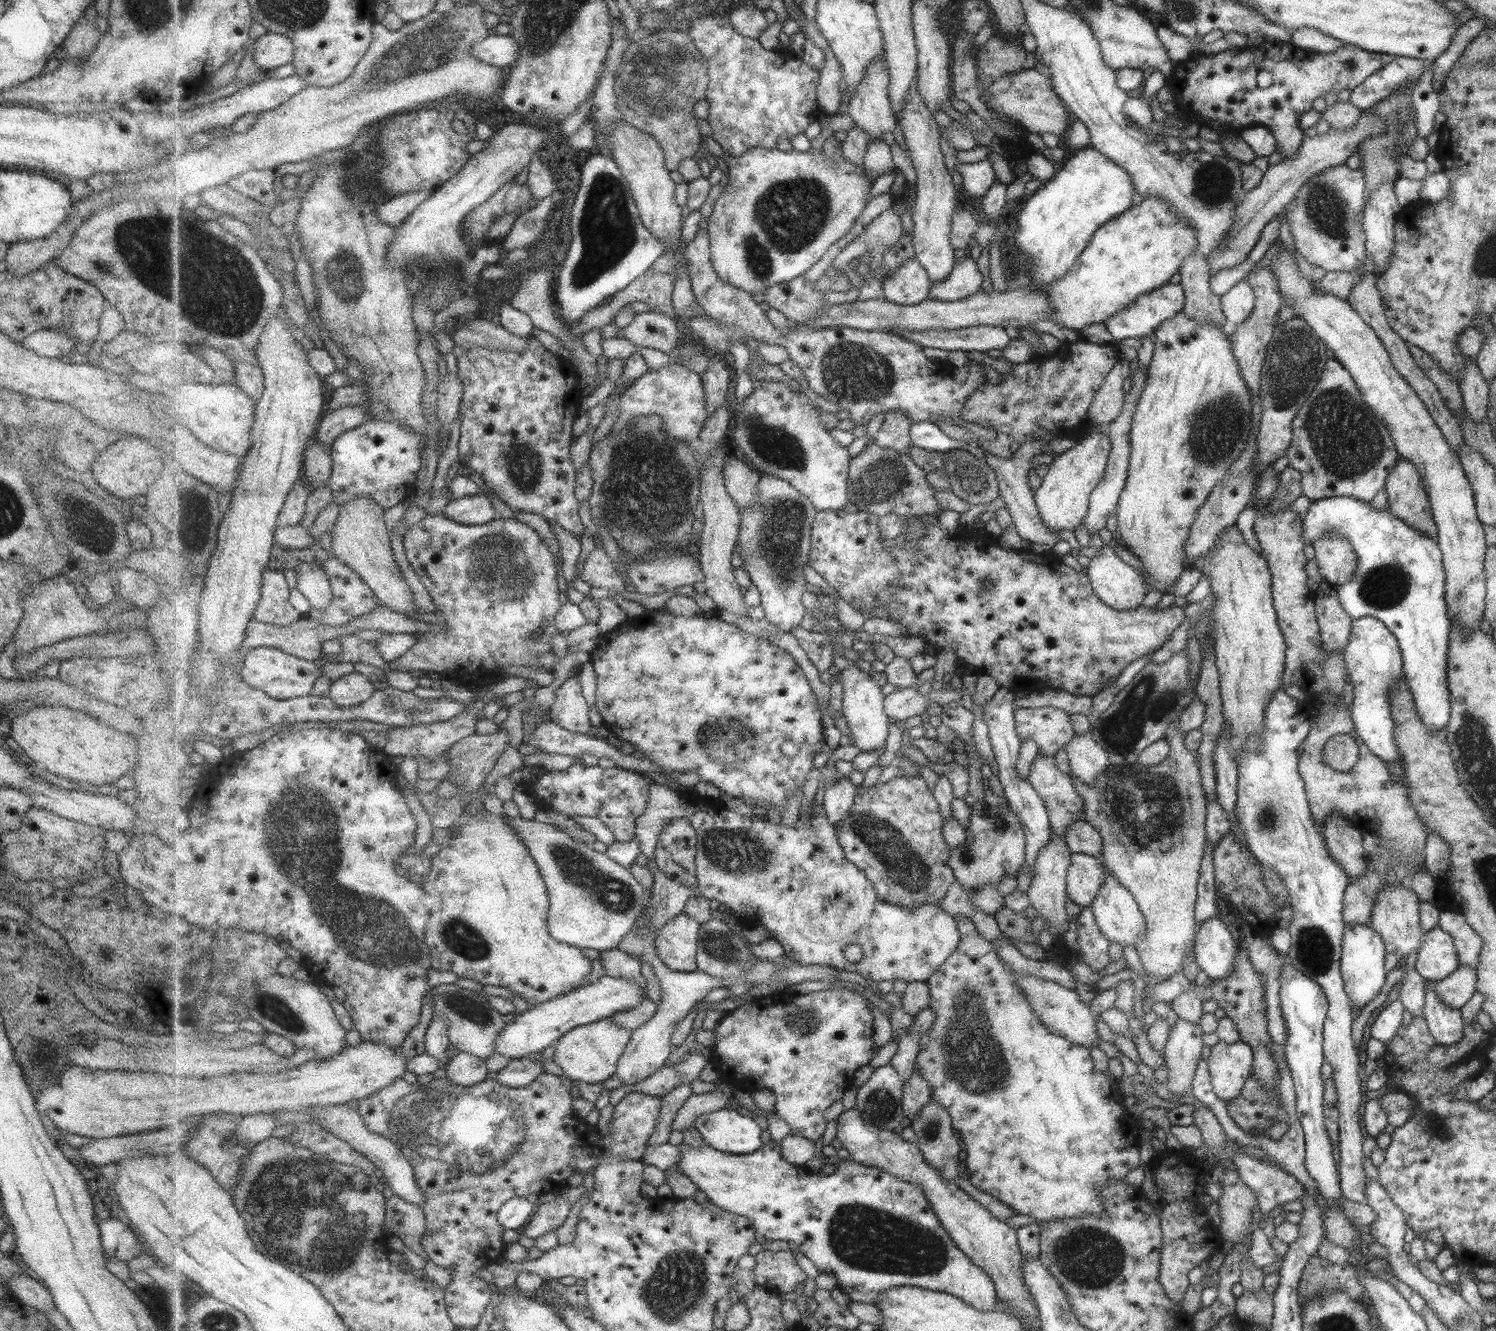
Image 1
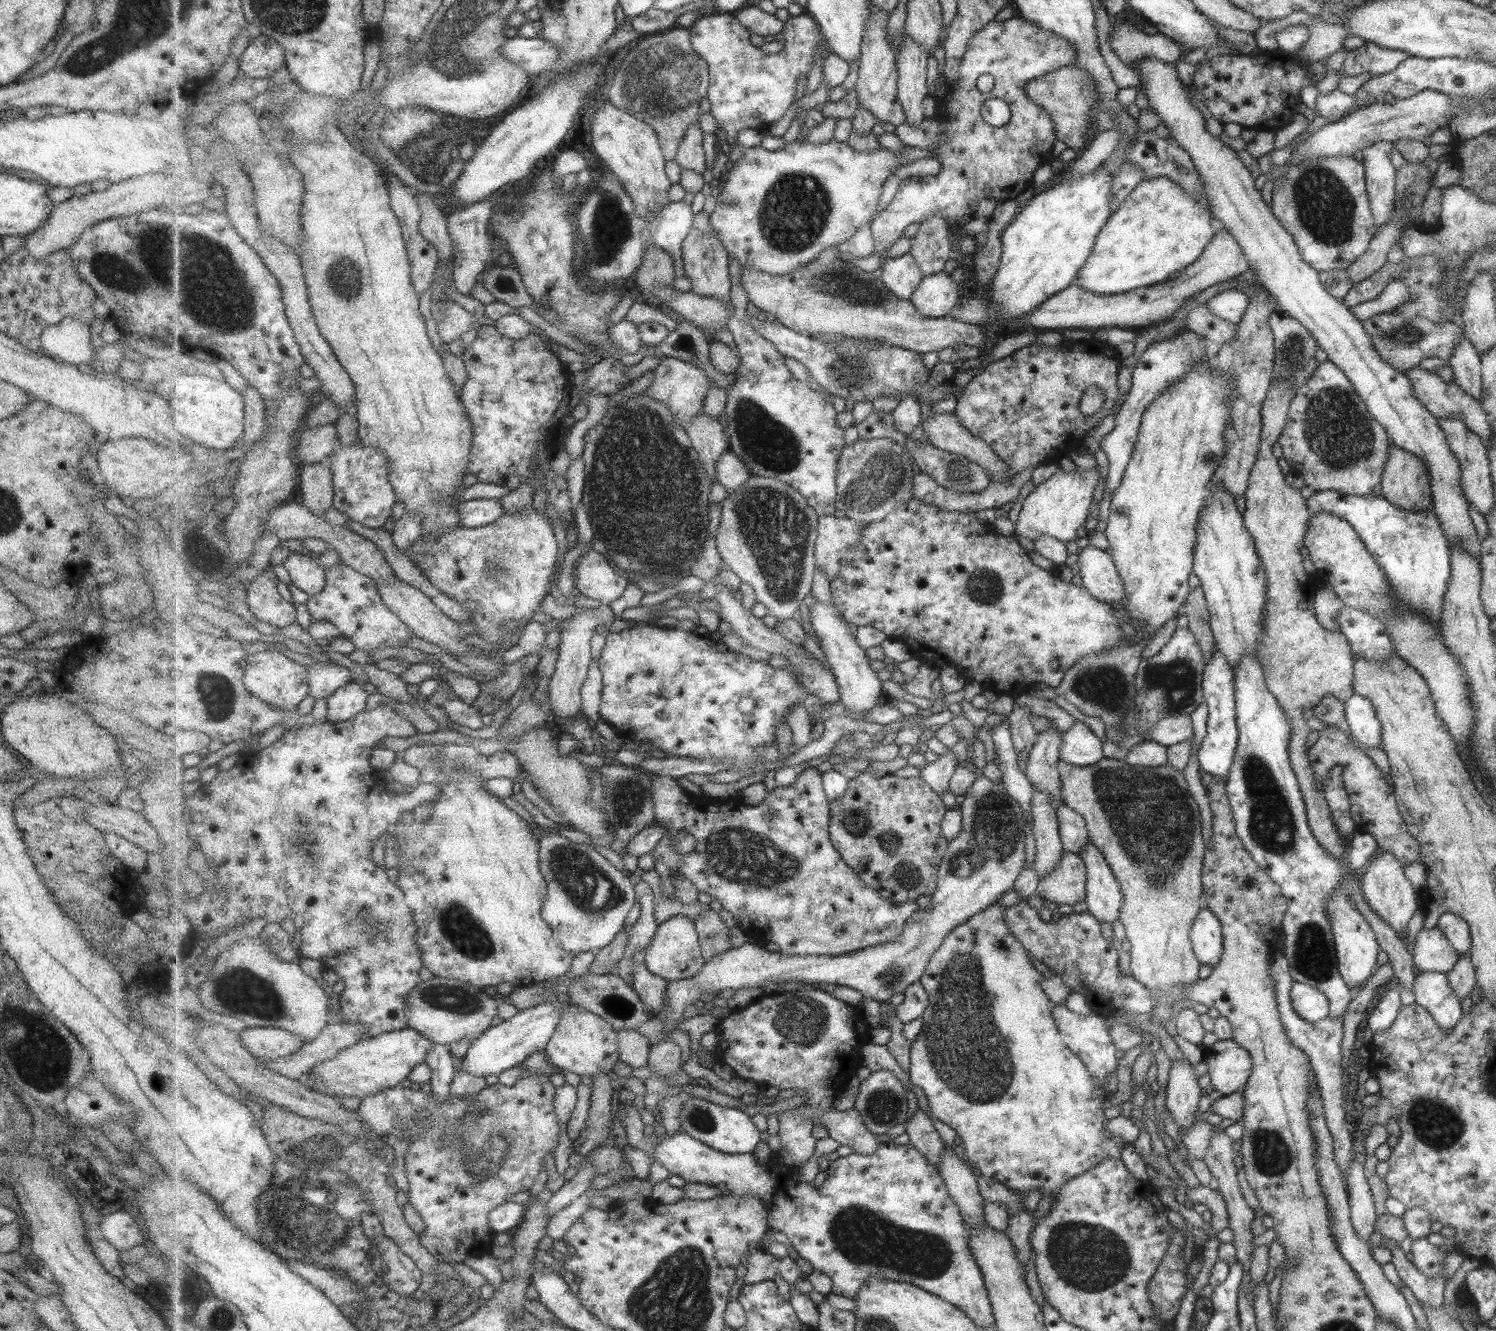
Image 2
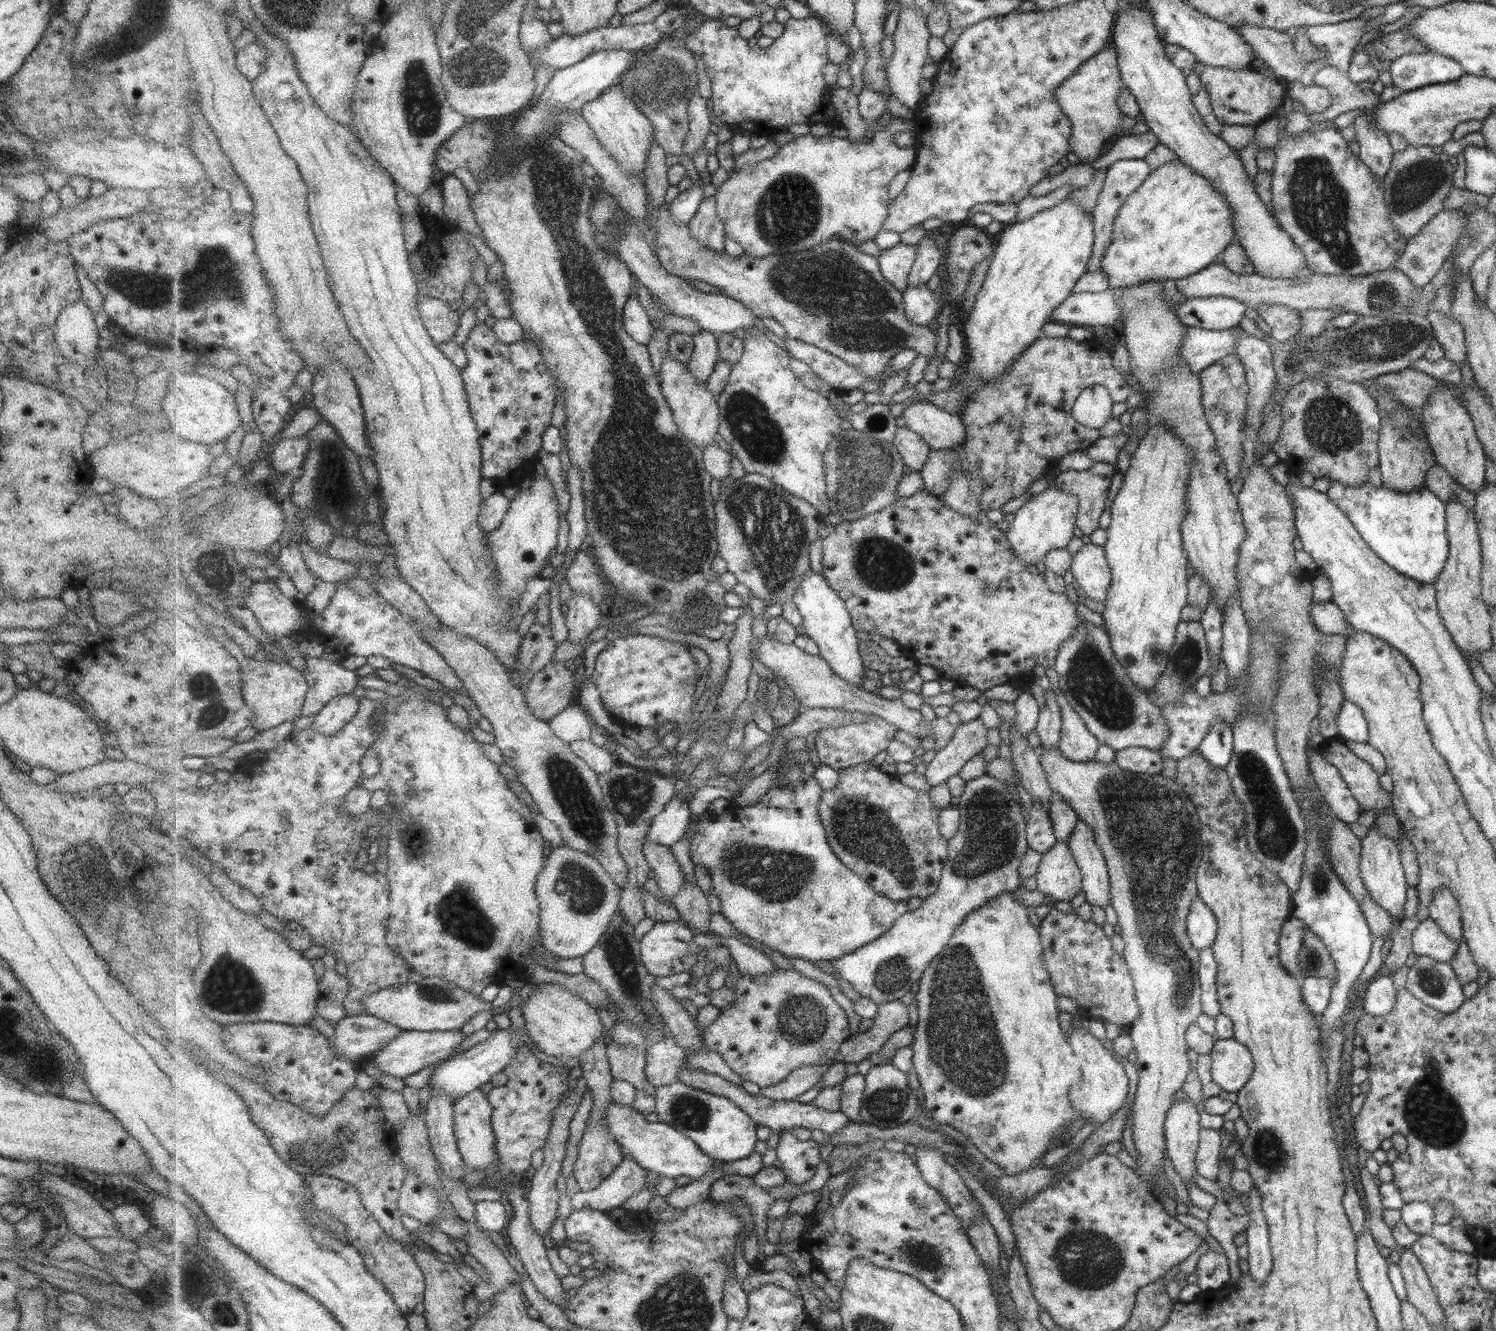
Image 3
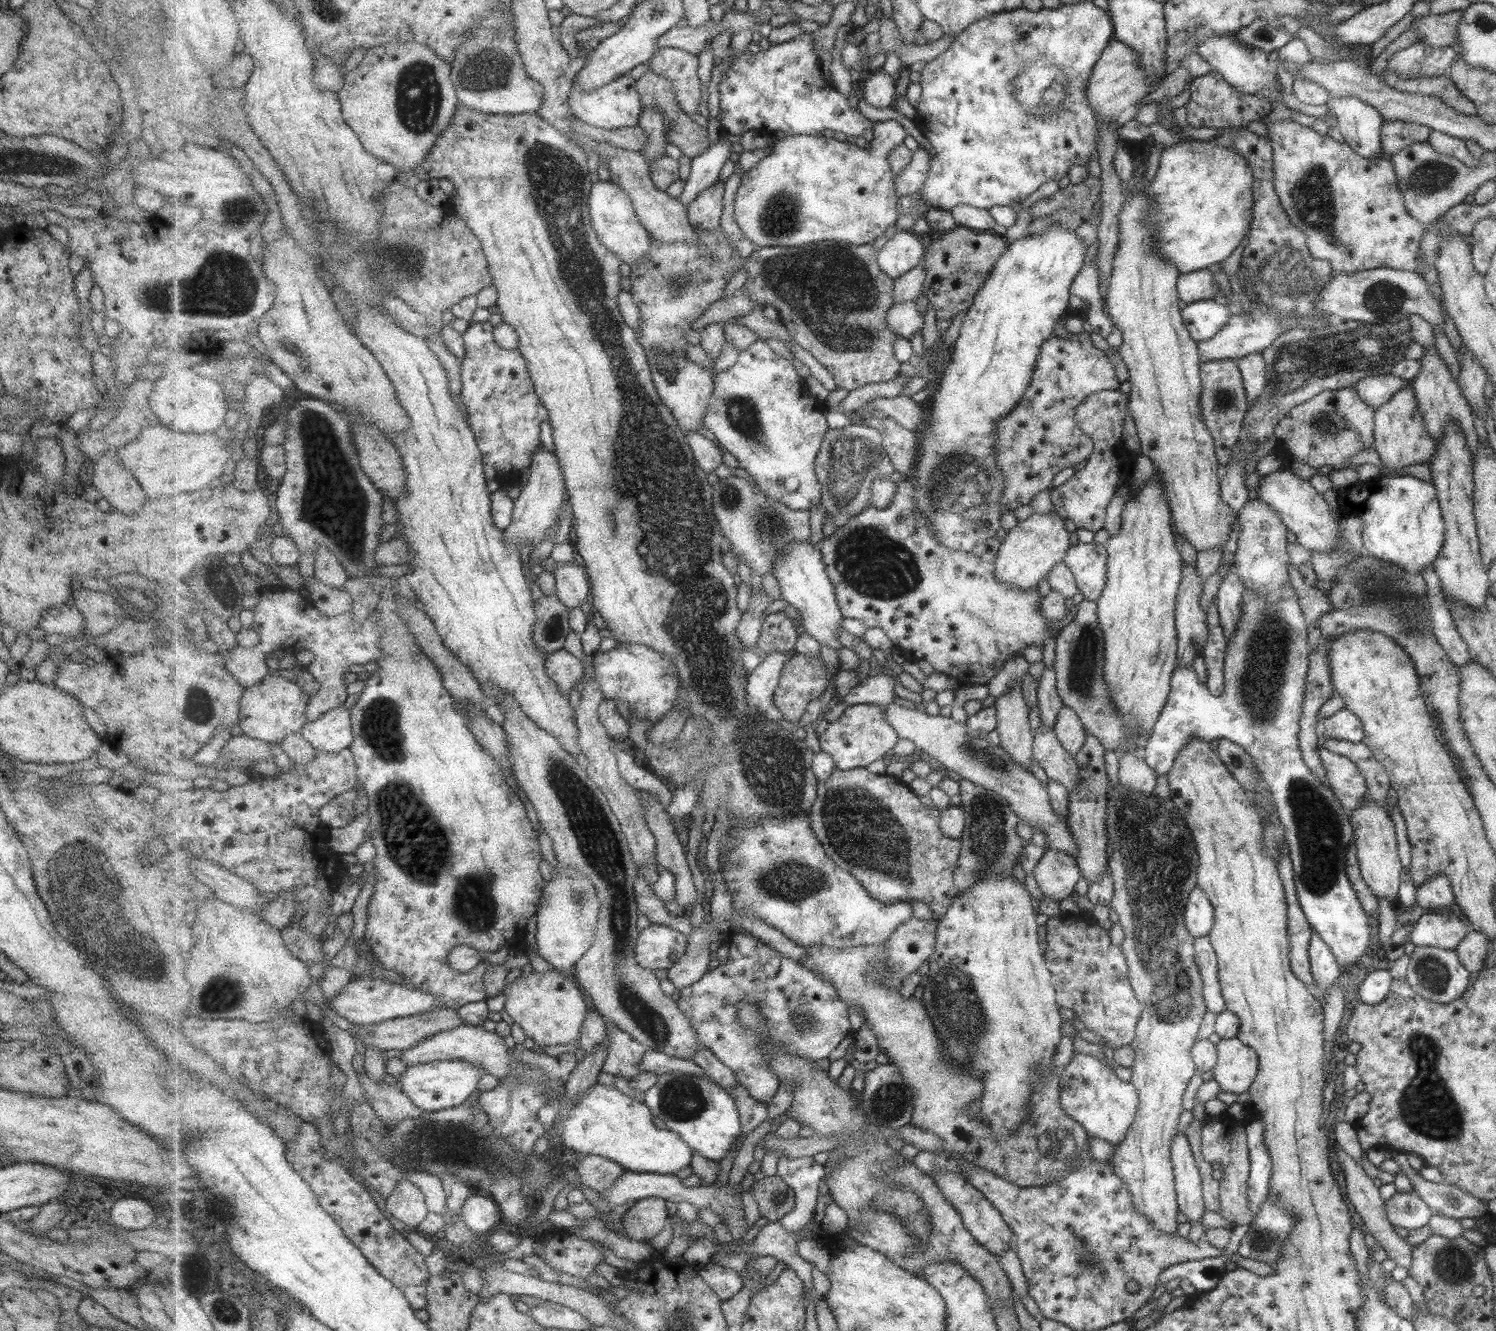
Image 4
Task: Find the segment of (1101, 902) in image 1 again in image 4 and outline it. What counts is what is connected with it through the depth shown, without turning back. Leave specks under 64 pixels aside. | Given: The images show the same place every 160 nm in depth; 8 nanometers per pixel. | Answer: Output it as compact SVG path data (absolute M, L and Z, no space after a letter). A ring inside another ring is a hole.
M1091 734L1085 735L1082 748L1074 756L1078 765L1078 787L1068 792L1068 807L1066 821L1068 829L1076 842L1076 854L1074 859L1078 863L1078 869L1087 883L1096 881L1107 867L1106 845L1108 836L1106 834L1107 800L1106 788L1108 780L1106 777L1104 756L1107 748L1102 745L1098 738Z

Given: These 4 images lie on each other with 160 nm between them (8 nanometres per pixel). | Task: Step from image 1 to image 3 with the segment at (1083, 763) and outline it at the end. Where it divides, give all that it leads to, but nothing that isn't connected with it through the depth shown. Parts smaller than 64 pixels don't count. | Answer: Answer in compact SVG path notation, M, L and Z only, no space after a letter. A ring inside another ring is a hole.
M1054 664L1046 666L1045 677L1049 680L1049 687L1055 694L1055 703L1060 710L1061 727L1057 747L1064 757L1075 762L1094 760L1094 754L1100 745L1091 735L1082 722L1082 718L1072 706L1069 706L1063 692L1059 690L1057 673L1053 670Z

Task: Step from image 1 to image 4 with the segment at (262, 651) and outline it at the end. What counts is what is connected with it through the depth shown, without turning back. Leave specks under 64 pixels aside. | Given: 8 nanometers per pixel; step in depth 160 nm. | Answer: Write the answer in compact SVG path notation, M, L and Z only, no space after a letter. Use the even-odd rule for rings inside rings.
M269 675L261 684L246 689L240 707L240 729L244 735L268 743L283 742L307 725L309 696L295 683L280 675Z

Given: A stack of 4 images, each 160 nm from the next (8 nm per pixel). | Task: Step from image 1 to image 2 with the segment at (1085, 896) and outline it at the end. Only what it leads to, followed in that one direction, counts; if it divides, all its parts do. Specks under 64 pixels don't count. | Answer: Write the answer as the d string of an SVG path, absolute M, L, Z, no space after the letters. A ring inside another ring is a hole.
M1061 853L1051 872L1038 879L1036 894L1057 905L1084 900L1086 884L1085 863L1075 853Z

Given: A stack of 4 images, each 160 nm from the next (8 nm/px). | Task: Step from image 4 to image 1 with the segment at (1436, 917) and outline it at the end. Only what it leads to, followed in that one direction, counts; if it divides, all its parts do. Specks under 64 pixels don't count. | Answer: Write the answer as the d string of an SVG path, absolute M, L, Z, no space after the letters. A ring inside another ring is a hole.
M1438 927L1423 935L1421 948L1415 951L1414 970L1428 984L1434 984L1450 976L1461 965L1457 962L1458 954L1454 948L1454 940Z

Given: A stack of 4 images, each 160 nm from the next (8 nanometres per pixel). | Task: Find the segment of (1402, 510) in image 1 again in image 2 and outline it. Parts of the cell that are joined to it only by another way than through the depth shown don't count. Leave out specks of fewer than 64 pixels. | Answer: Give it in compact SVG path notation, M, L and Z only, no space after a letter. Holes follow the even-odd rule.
M1393 443L1379 486L1381 496L1399 510L1423 512L1433 506L1430 478L1423 461Z

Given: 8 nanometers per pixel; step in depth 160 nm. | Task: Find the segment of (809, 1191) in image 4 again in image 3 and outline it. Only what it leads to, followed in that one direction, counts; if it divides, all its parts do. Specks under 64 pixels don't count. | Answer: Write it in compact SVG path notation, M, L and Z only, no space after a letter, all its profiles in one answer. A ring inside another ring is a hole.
M790 1130L783 1131L777 1144L778 1159L782 1163L785 1180L794 1185L807 1184L821 1164L822 1144L801 1141Z

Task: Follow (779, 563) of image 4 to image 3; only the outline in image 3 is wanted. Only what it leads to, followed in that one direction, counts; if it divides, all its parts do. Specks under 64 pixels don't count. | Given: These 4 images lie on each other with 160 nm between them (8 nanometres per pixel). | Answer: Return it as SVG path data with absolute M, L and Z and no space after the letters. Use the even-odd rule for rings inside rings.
M811 569L808 571L805 580L797 586L793 600L803 618L800 628L818 645L819 655L829 666L847 682L859 687L861 680L865 678L865 672L857 643L860 638L857 638L858 630L854 627L850 610L842 596L831 588L825 575L821 576L819 572Z

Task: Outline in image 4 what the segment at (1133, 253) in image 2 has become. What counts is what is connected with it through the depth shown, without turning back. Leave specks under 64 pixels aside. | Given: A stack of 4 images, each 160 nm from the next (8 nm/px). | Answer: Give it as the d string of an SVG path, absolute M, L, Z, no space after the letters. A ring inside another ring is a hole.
M1211 140L1193 141L1190 145L1175 144L1163 149L1160 153L1157 170L1154 172L1154 177L1149 187L1147 187L1150 204L1148 204L1148 208L1146 208L1144 221L1152 230L1151 248L1157 251L1160 257L1171 261L1181 274L1205 269L1209 264L1220 263L1226 259L1235 248L1242 245L1249 235L1254 208L1254 190L1252 189L1254 181L1254 173L1250 164L1236 150L1228 149L1227 147L1218 147L1215 143L1211 143Z

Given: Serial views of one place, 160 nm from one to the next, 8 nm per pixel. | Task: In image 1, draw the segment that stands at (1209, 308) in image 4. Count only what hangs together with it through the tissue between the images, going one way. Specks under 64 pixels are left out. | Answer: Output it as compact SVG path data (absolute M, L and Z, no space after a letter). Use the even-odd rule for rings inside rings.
M1245 280L1239 281L1220 296L1220 307L1223 316L1236 325L1250 315L1253 305L1254 296L1251 287Z

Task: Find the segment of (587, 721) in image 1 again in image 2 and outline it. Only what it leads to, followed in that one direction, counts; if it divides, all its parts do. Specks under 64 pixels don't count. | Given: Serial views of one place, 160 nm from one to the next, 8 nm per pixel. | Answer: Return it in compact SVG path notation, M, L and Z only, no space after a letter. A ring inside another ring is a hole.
M601 605L597 609L585 609L581 613L575 613L566 624L560 635L560 657L556 664L555 674L550 680L550 702L553 713L559 718L584 717L582 714L582 694L589 664L591 664L591 638L595 636L595 628L608 625L615 620L615 614L609 605Z

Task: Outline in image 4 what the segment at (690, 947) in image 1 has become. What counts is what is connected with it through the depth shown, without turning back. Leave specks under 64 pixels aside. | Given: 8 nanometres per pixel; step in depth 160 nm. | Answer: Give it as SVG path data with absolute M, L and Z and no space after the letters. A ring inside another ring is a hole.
M652 923L649 927L641 931L637 946L638 964L649 970L671 969L678 964L679 960L687 954L687 946L689 946L689 938L679 933L673 928Z

